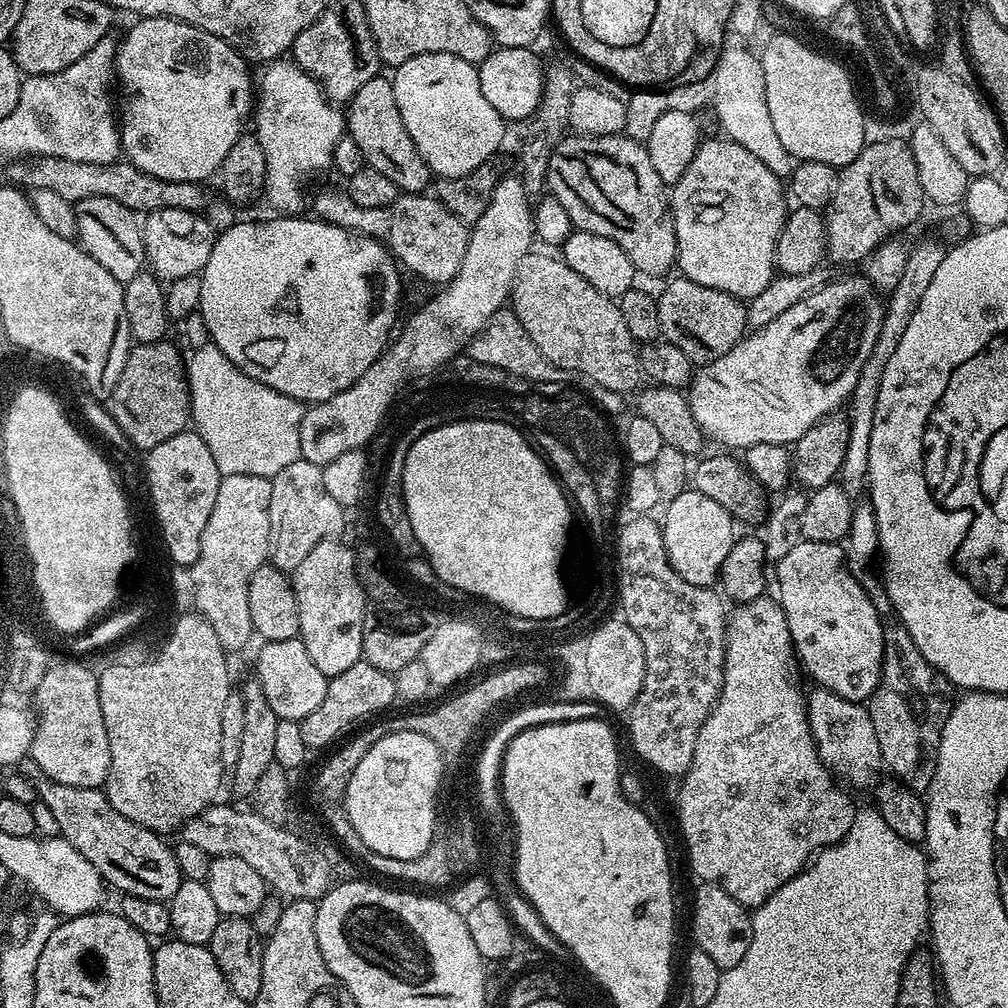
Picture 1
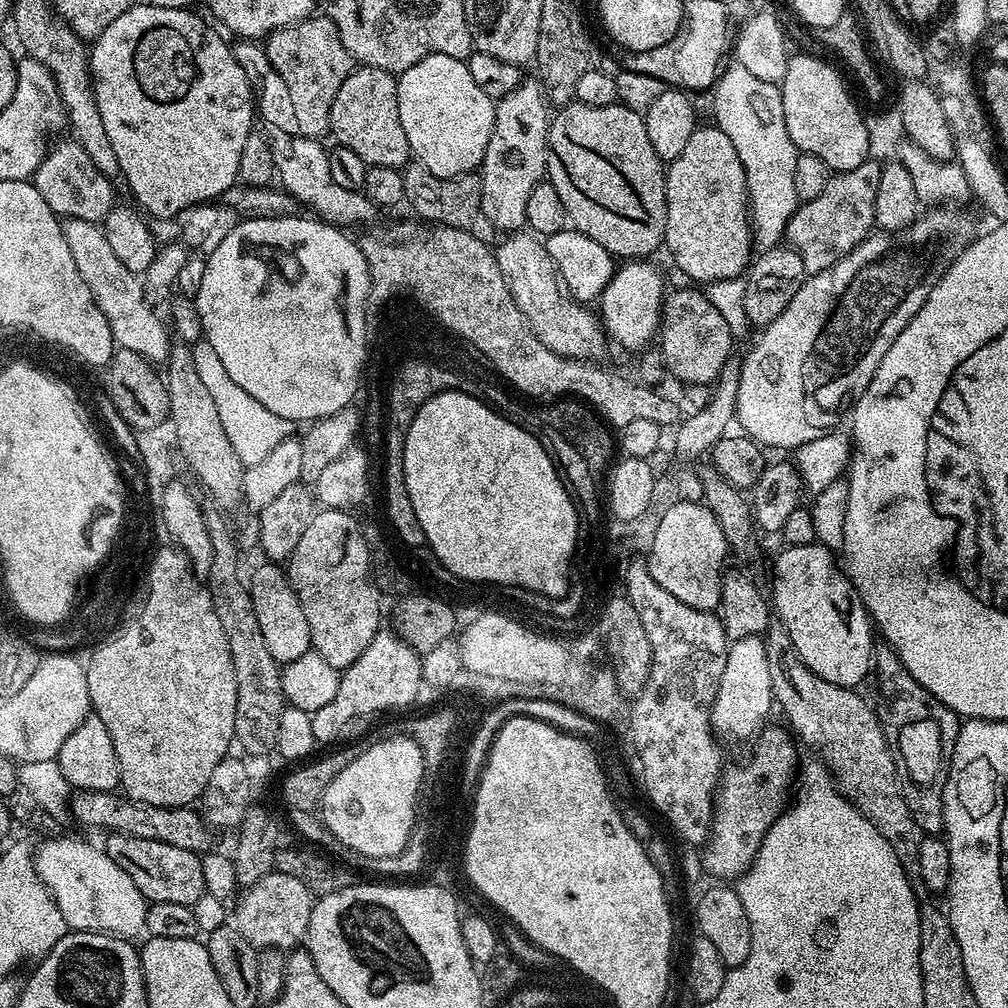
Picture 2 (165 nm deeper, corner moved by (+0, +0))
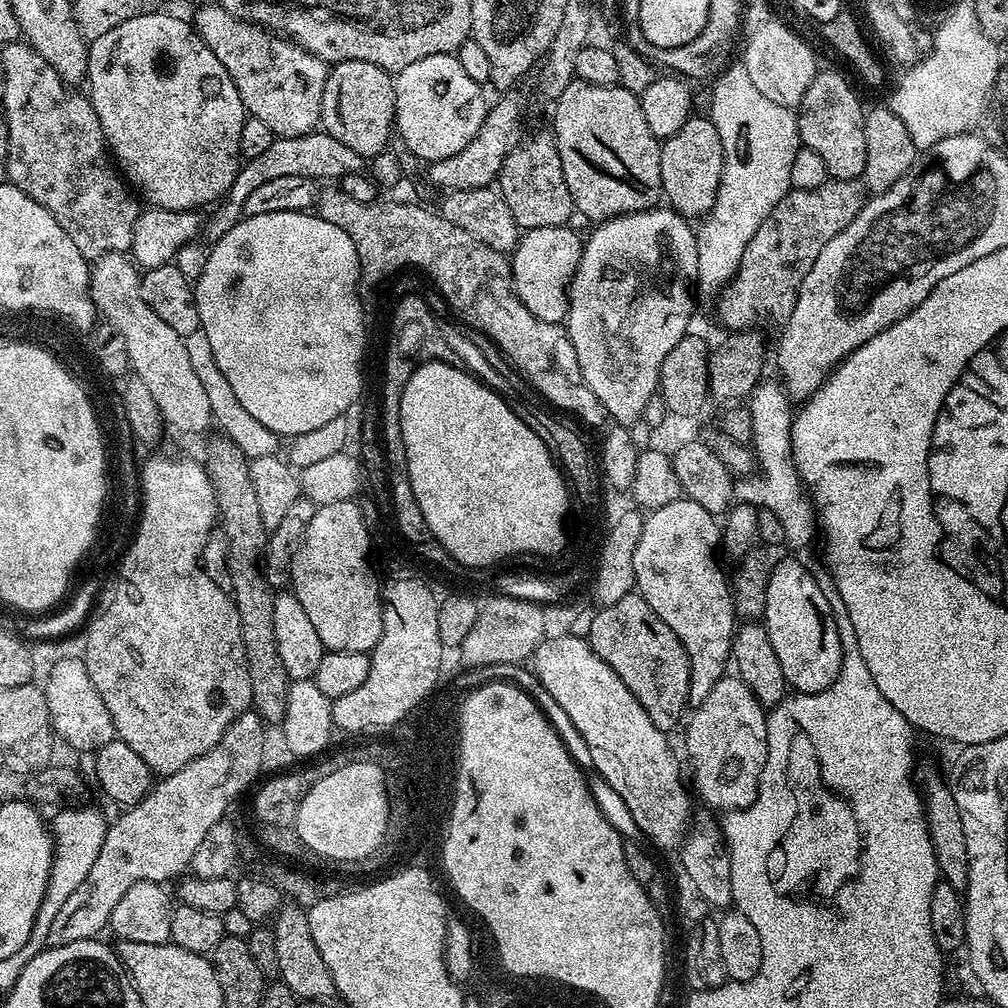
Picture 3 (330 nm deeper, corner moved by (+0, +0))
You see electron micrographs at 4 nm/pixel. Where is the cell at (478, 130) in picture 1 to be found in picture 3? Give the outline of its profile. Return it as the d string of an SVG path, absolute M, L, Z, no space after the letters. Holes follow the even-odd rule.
M430 54L430 58L418 58L418 62L410 62L401 72L395 73L396 86L396 122L395 131L406 140L417 161L433 162L454 155L471 142L478 134L479 127L488 114L489 101L484 101L485 89L466 70L462 70L462 62L454 54Z

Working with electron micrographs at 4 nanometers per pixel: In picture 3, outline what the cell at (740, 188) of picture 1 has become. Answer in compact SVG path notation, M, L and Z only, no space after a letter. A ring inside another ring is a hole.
M707 115L689 116L682 130L678 130L678 134L670 134L661 143L660 161L664 187L662 196L672 211L679 212L685 218L707 216L716 201L724 165L722 142L718 138L718 130L712 119Z

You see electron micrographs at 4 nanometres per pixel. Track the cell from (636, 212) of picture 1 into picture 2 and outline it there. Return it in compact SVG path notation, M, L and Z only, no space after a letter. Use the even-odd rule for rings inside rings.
M571 102L557 112L560 113L551 117L548 126L546 180L558 190L558 198L562 198L562 206L566 206L568 224L586 234L586 238L594 238L598 246L606 246L613 258L631 262L651 257L648 255L659 248L661 251L666 234L666 168L658 154L654 154L654 146L650 146L643 115L619 102L597 108Z

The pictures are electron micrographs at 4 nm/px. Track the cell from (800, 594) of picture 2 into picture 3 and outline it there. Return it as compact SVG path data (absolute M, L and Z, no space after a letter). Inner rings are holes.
M794 558L776 560L772 565L770 582L766 586L766 610L762 617L764 629L770 634L770 642L774 646L774 654L778 654L778 663L782 665L782 674L789 689L796 692L817 692L826 690L834 678L838 678L838 670L844 657L842 628L836 625L836 615L825 595L818 590L818 584Z

